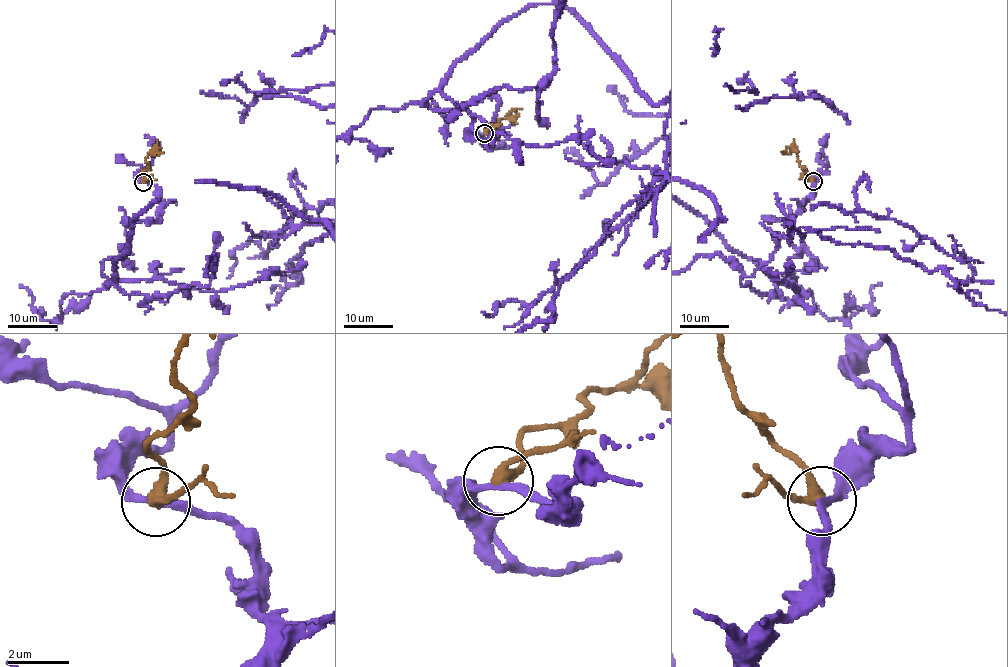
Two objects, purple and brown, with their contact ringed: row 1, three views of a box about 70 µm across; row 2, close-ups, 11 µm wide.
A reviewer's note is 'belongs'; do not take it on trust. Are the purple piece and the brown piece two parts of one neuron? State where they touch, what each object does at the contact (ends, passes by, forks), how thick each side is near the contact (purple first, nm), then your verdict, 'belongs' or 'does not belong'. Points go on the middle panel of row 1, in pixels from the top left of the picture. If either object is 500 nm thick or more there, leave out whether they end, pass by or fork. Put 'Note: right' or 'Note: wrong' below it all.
place (484, 133); purple passes by; brown passes by; calibres 220 and 320 nm; does not belong
Note: wrong

